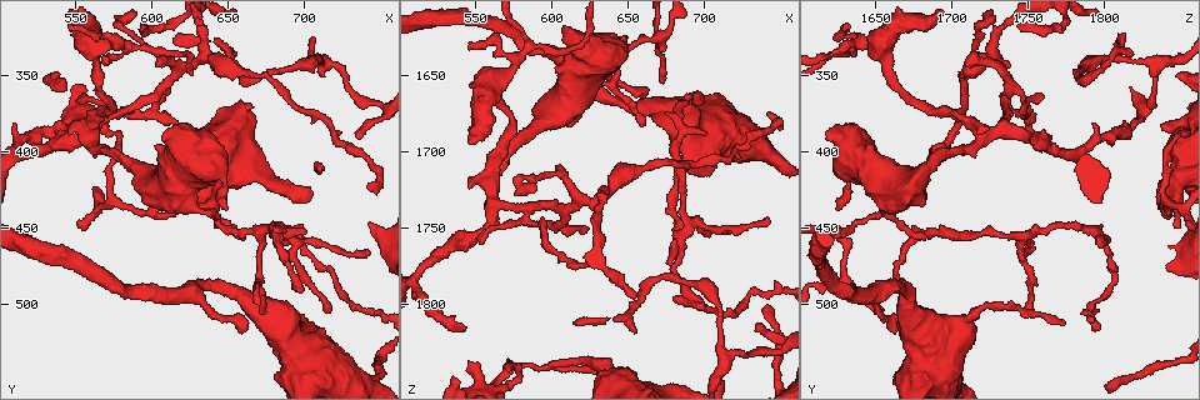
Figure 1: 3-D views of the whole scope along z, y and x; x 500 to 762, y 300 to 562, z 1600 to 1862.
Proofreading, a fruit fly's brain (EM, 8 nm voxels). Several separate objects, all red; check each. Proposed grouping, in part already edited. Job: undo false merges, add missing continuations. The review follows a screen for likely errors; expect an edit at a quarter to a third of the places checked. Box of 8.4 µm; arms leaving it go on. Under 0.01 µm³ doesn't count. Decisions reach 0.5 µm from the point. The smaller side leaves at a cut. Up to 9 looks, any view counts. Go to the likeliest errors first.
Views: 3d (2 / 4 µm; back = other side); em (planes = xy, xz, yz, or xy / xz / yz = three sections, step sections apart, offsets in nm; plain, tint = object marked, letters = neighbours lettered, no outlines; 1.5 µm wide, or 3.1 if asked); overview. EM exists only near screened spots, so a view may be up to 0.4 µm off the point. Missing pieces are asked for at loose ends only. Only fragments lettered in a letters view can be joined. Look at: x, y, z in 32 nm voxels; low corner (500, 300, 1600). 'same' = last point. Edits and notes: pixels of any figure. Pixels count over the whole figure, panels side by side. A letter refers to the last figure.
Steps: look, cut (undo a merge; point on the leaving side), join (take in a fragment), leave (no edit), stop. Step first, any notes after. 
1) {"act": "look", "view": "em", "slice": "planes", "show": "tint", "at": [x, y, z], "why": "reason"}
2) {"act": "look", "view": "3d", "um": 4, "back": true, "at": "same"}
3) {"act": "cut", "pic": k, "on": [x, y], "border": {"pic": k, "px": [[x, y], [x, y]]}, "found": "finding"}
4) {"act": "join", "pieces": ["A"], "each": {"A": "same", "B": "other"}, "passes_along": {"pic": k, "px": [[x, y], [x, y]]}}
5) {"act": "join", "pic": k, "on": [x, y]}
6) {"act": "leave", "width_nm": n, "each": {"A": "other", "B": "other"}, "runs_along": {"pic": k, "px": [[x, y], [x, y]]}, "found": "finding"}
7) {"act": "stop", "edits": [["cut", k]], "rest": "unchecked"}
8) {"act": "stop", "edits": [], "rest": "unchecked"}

{"act": "look", "view": "em", "slice": "planes", "show": "letters", "at": [574, 432, 1840], "why": "looks like a crossing"}

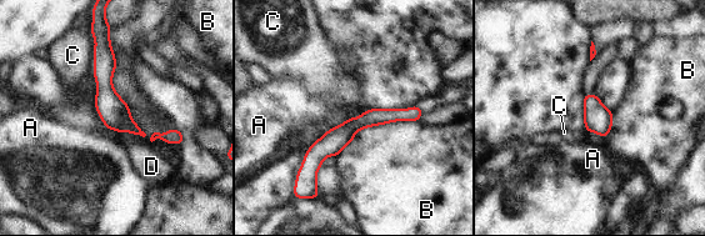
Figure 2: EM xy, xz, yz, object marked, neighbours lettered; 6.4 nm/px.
{"act": "leave", "longest_contact_nm": ["B", 550], "each": {"A": "other", "B": "other", "C": "other", "D": "other"}, "runs_along": {"pic": 2, "px": [[418, 111], [353, 125], [306, 171]]}, "found": "continuous, no second neuron"}

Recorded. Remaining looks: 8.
{"act": "look", "view": "em", "slice": "xz", "step": 4, "show": "tint", "at": [544, 382, 1814], "why": "free end"}

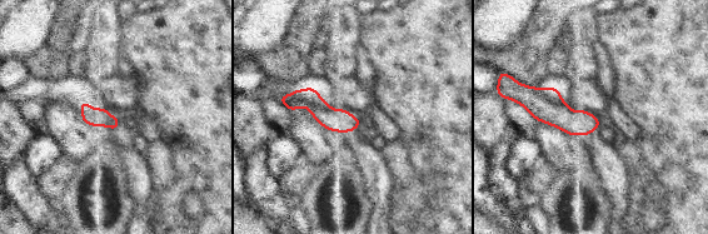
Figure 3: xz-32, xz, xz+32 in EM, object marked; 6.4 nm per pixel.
{"act": "look", "view": "em", "slice": "xz", "step": 4, "show": "letters", "at": "same"}

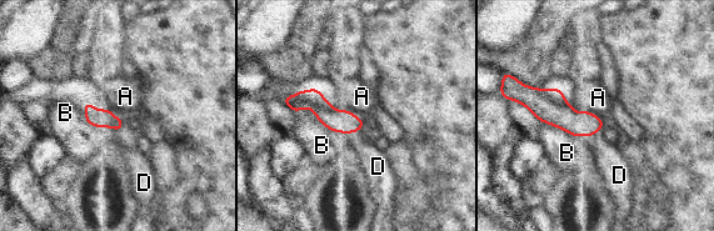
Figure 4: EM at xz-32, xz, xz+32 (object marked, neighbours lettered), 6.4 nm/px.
{"act": "join", "pieces": ["D"], "each": {"A": "other", "B": "other", "D": "same"}, "passes_along": {"pic": 4, "px": [[562, 115], [598, 129], [613, 162]]}, "found": "it goes on there"}

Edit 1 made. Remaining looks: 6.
{"act": "look", "view": "overview"}

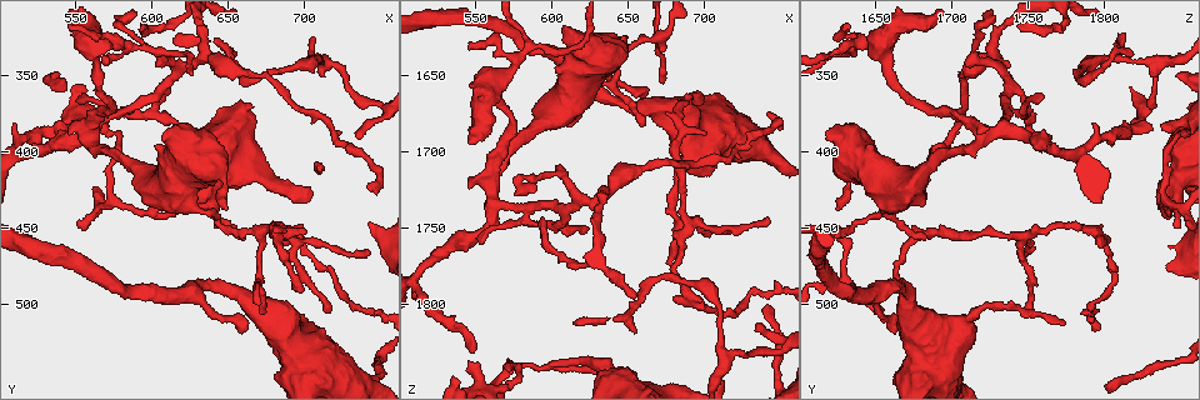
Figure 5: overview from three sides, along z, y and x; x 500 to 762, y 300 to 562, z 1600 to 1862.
{"act": "look", "view": "3d", "um": 2, "at": [604, 368, 1746], "why": "branch stops here"}

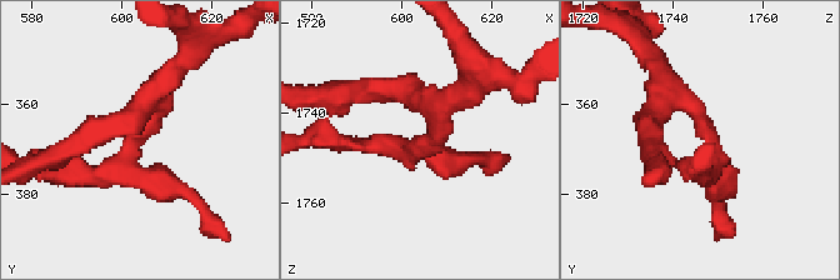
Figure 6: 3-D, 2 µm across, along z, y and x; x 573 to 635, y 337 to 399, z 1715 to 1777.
{"act": "look", "view": "em", "slice": "xy", "step": 4, "show": "letters", "at": [603, 367, 1744], "arm_widths_nm": [170, 180], "why": "need the tissue"}

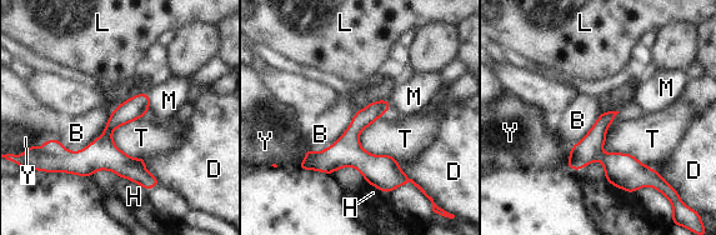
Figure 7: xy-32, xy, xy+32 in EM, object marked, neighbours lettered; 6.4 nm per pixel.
{"act": "leave", "each": {"B": "other", "D": "other", "H": "other", "L": "other", "M": "other", "T": "other", "Y": "other"}, "border": {"pic": 7, "px": [[149, 94], [149, 108], [144, 115]]}, "found": "no lettered fragment goes on from it"}

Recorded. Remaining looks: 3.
{"act": "stop", "edits": [["join", 4]], "rest": "unchecked"}

